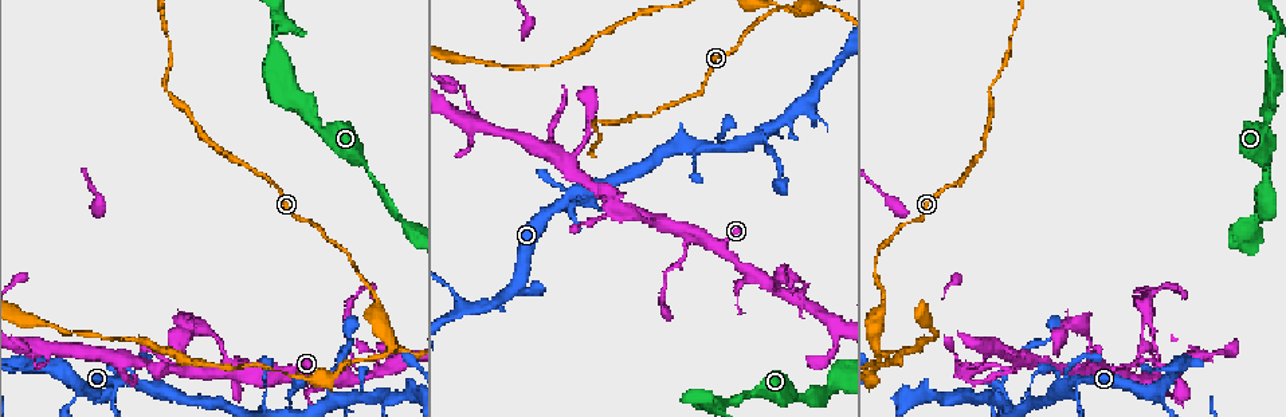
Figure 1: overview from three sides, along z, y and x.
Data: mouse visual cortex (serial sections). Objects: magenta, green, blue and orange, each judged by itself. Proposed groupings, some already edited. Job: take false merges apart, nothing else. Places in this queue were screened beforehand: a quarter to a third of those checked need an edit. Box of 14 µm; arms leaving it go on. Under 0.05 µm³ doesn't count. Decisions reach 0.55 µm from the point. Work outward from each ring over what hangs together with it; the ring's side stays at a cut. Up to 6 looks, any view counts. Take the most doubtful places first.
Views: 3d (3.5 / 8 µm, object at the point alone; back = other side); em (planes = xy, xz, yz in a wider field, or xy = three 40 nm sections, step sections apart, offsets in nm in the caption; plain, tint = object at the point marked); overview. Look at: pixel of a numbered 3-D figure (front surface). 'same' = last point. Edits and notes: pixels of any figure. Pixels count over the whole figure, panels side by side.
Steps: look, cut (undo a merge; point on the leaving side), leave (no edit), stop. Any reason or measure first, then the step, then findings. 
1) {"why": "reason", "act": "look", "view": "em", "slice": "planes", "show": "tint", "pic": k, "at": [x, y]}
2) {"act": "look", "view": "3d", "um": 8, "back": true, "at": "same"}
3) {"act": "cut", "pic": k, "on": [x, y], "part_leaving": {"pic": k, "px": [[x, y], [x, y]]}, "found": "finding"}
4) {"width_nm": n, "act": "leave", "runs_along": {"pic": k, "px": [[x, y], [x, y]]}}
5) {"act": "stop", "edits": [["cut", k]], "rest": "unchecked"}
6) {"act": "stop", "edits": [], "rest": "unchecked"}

{"why": "three-way junction", "act": "look", "view": "3d", "um": 8, "back": true, "pic": 1, "at": [687, 231]}

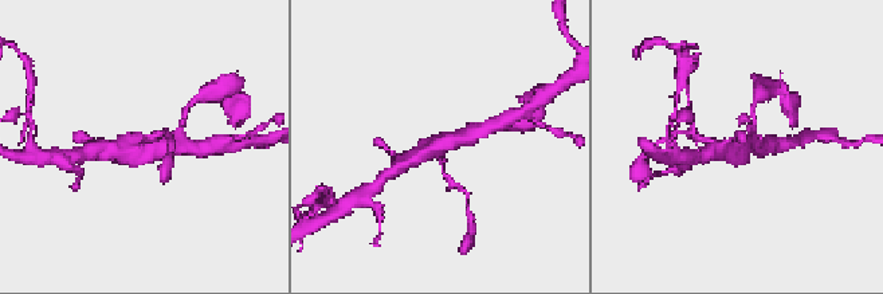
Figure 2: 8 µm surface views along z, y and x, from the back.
{"arms": 3, "arm_widths_nm": [150, 400, 450], "act": "look", "view": "em", "slice": "xy", "step": 1, "show": "tint", "pic": 2, "at": [138, 153]}

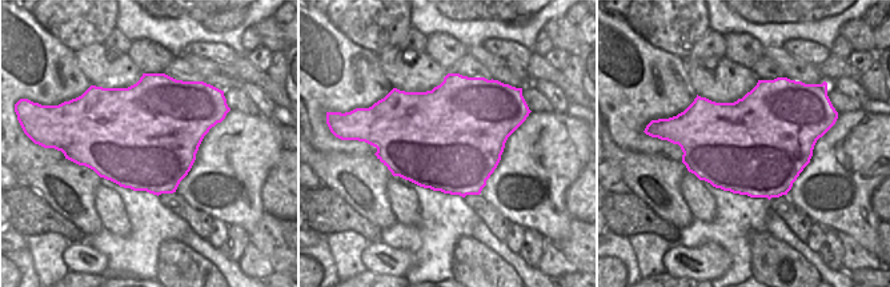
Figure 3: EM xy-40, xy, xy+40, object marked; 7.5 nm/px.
{"act": "leave", "runs_along": {"pic": 2, "px": [[404, 161], [434, 146], [474, 133]]}, "found": "continuous, no second cell"}

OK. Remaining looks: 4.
{"why": "small branch off a trunk", "act": "look", "view": "3d", "um": 8, "pic": 1, "at": [384, 351]}

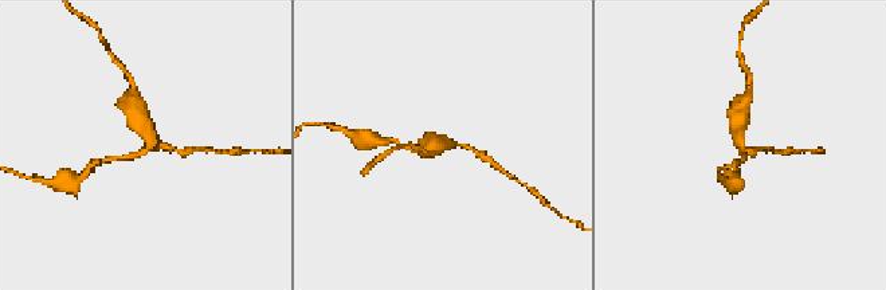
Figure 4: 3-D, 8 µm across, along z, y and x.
{"arms": 3, "arm_widths_nm": [150, 150, 400], "act": "look", "view": "em", "slice": "xy", "step": 3, "show": "tint", "pic": 4, "at": [142, 150]}

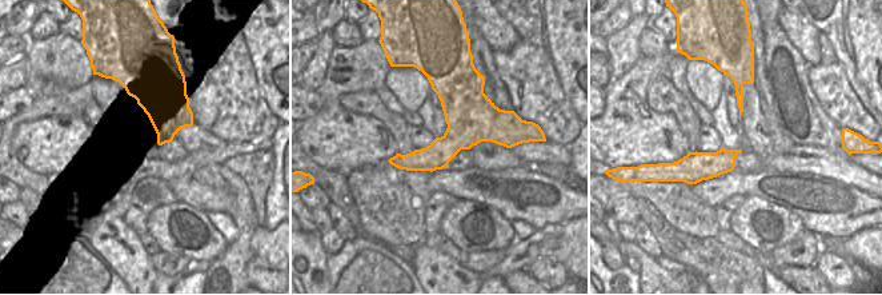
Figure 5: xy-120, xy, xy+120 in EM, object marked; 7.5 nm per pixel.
{"act": "leave", "runs_along": {"pic": 4, "px": [[137, 120], [146, 151], [105, 159]]}, "found": "all the same cell"}

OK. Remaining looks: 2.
{"act": "look", "view": "3d", "um": 3.5, "back": true, "pic": 1, "at": [344, 376]}

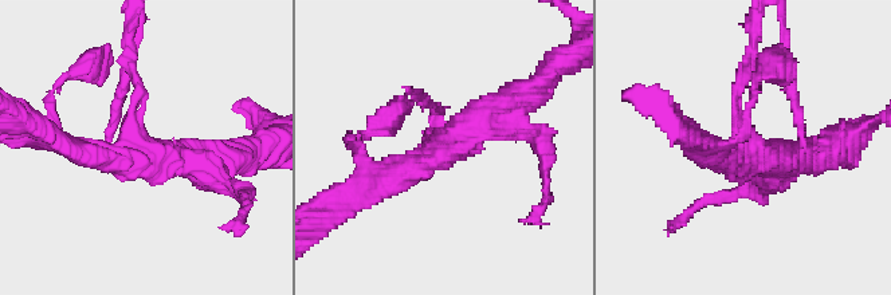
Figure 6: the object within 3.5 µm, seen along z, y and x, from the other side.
{"why": "now the EM", "act": "look", "view": "em", "slice": "xy", "step": 5, "show": "tint", "pic": 6, "at": [439, 146]}

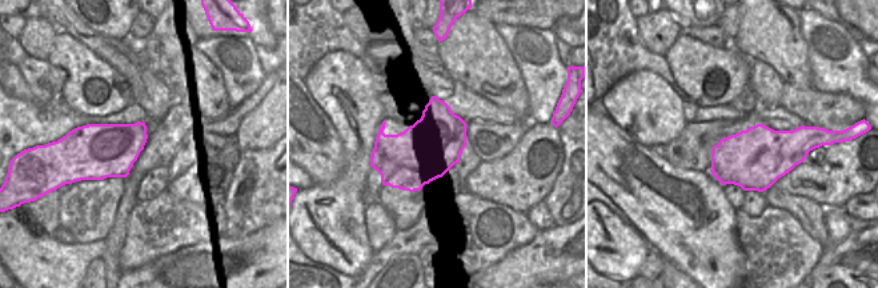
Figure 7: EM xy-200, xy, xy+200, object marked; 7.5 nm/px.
{"width_nm": 440, "act": "leave", "runs_along": {"pic": 6, "px": [[515, 97], [436, 156], [371, 183]]}, "found": "all the same cell"}

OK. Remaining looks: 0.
{"act": "stop", "edits": [], "rest": "unchecked"}

